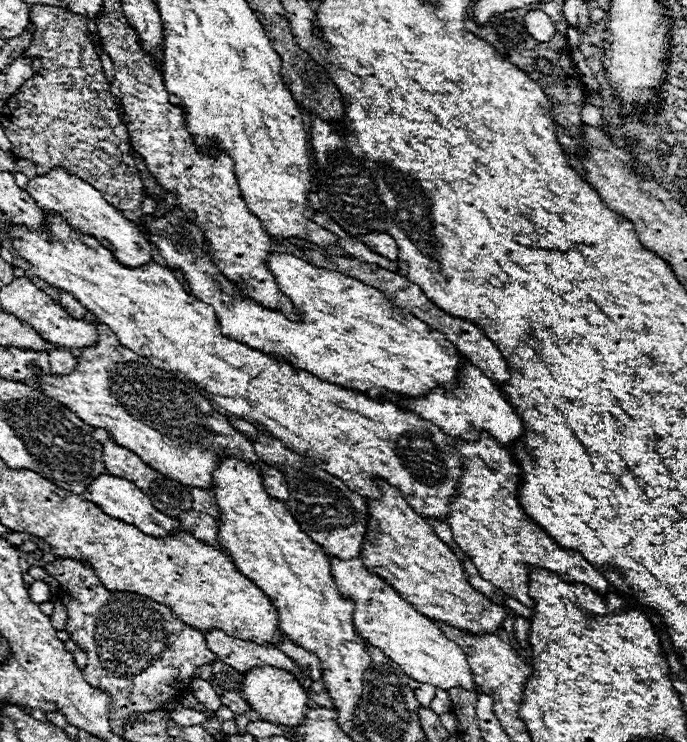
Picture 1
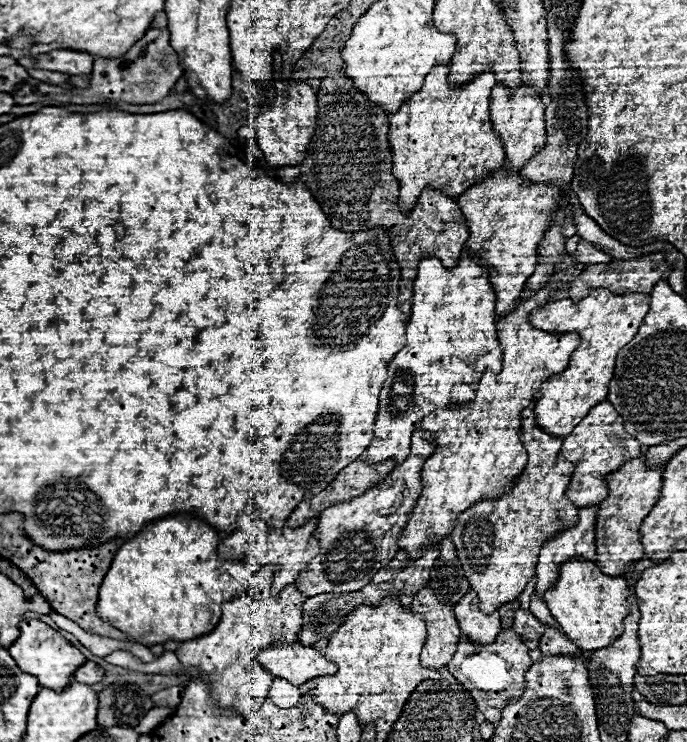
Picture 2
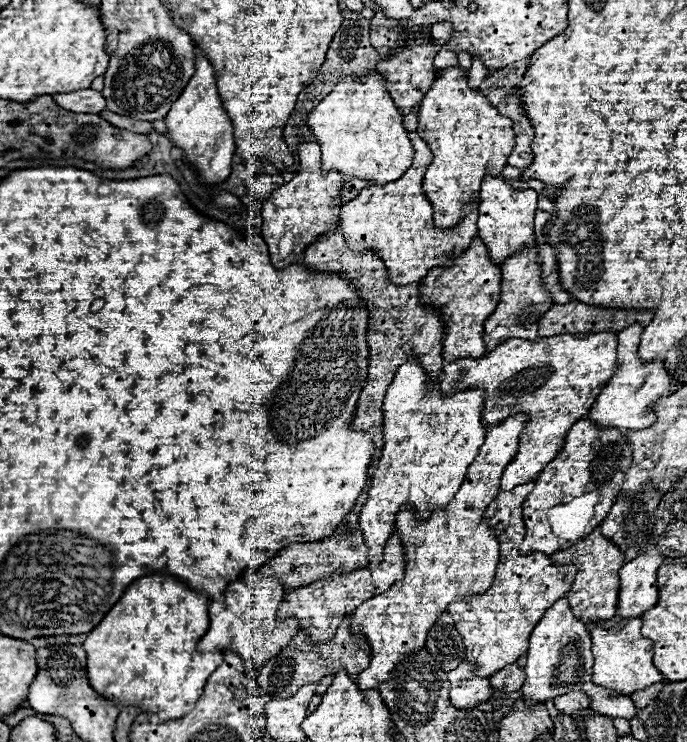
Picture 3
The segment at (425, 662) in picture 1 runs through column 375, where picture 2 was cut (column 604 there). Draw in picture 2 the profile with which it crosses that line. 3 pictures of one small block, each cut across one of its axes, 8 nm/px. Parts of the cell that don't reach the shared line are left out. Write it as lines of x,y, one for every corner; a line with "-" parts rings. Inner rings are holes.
570,558
560,566
558,580
546,590
546,604
558,620
562,632
580,646
580,650
596,650
612,644
622,632
622,620
628,616
628,586
620,576
606,576
586,558

